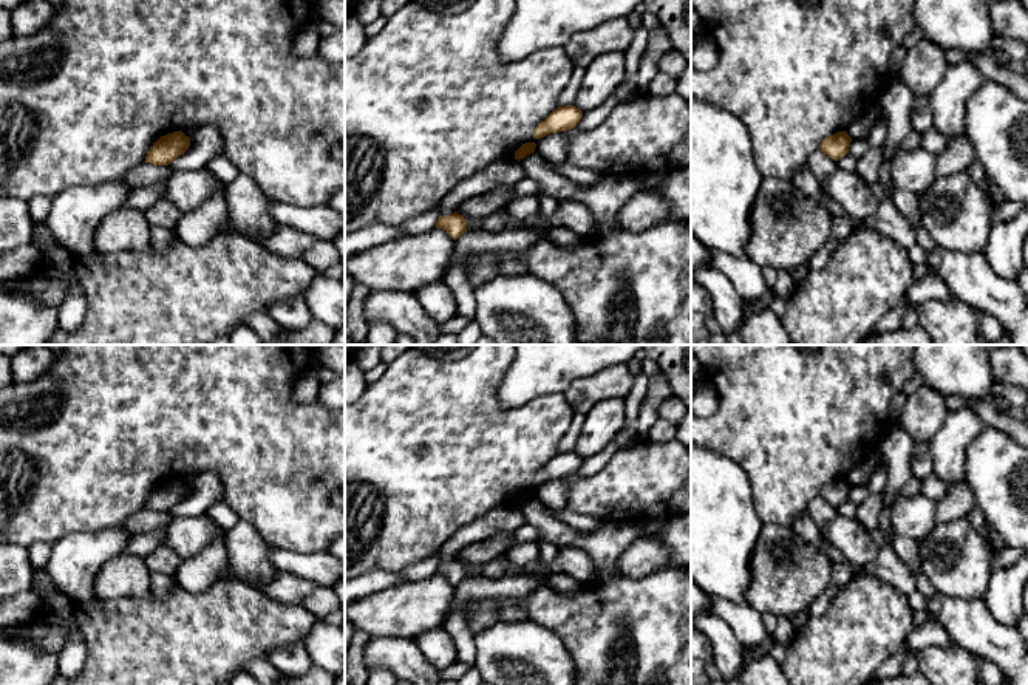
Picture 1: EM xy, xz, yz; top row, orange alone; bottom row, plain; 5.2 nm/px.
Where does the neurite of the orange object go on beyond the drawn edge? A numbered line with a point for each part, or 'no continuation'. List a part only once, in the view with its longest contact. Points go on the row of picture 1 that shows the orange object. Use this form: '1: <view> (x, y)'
no continuation

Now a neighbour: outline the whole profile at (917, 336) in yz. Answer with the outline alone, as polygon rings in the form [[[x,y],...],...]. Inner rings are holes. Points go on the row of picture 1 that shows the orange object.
[[[921,328],[895,329],[883,334],[872,334],[860,345],[934,345],[931,336]]]

